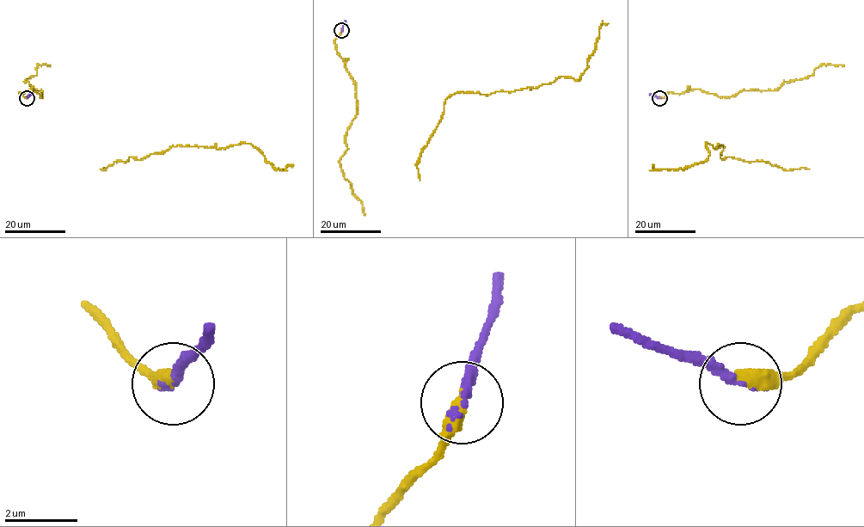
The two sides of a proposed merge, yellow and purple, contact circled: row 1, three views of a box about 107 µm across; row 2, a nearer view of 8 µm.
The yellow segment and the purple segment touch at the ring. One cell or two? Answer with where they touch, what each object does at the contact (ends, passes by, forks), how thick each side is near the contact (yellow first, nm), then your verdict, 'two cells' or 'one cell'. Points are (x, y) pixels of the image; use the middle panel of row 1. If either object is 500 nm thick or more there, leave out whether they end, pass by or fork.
(341, 30) | yellow ends | purple ends | 440/260 nm | one cell

